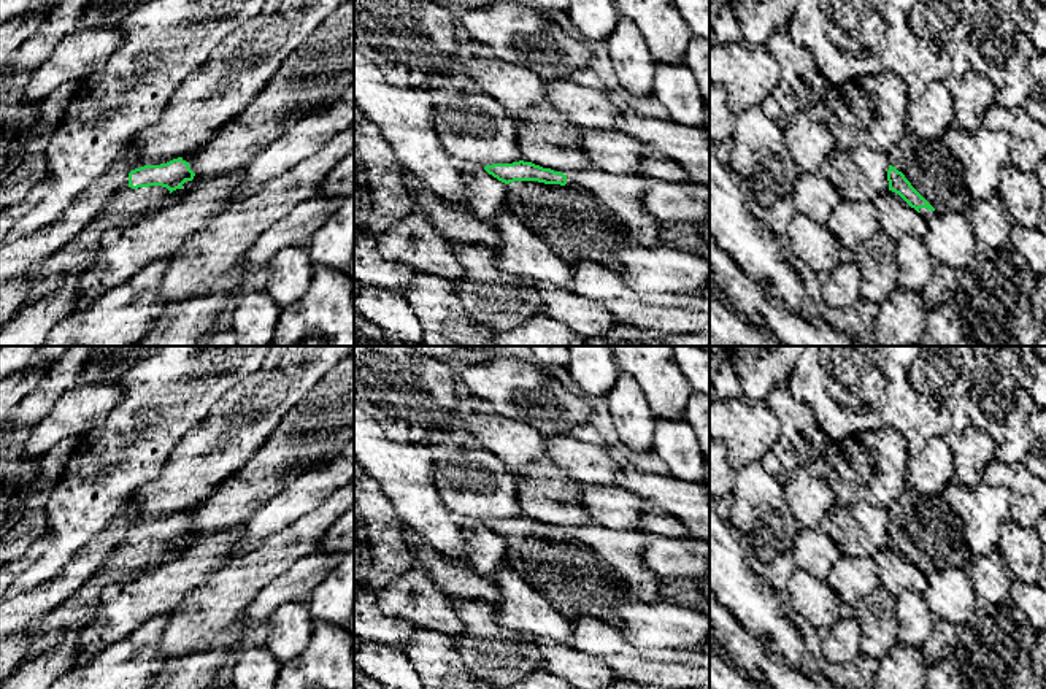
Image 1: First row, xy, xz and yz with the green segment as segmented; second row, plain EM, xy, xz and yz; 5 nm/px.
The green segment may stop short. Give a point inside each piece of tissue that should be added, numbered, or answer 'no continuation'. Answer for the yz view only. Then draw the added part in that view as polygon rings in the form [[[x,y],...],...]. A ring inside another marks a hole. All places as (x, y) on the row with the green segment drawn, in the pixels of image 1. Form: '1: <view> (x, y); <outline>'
1: yz (930, 167); [[[908,130],[887,154],[889,164],[905,175],[935,211],[968,211],[962,165],[943,138],[924,141]]]

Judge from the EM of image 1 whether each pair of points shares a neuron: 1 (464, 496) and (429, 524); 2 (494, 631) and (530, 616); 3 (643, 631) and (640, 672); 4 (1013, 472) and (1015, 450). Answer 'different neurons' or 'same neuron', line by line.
1: different neurons
2: different neurons
3: different neurons
4: different neurons

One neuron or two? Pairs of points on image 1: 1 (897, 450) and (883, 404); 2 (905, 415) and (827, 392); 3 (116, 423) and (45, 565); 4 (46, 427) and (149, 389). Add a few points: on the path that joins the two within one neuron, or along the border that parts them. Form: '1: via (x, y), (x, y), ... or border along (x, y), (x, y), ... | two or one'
1: border along (876, 427), (896, 429), (905, 440), (908, 456) | two
2: via (886, 396), (846, 392) | one
3: via (126, 456), (130, 462), (69, 529) | one
4: border along (121, 380), (123, 399), (100, 424) | two

